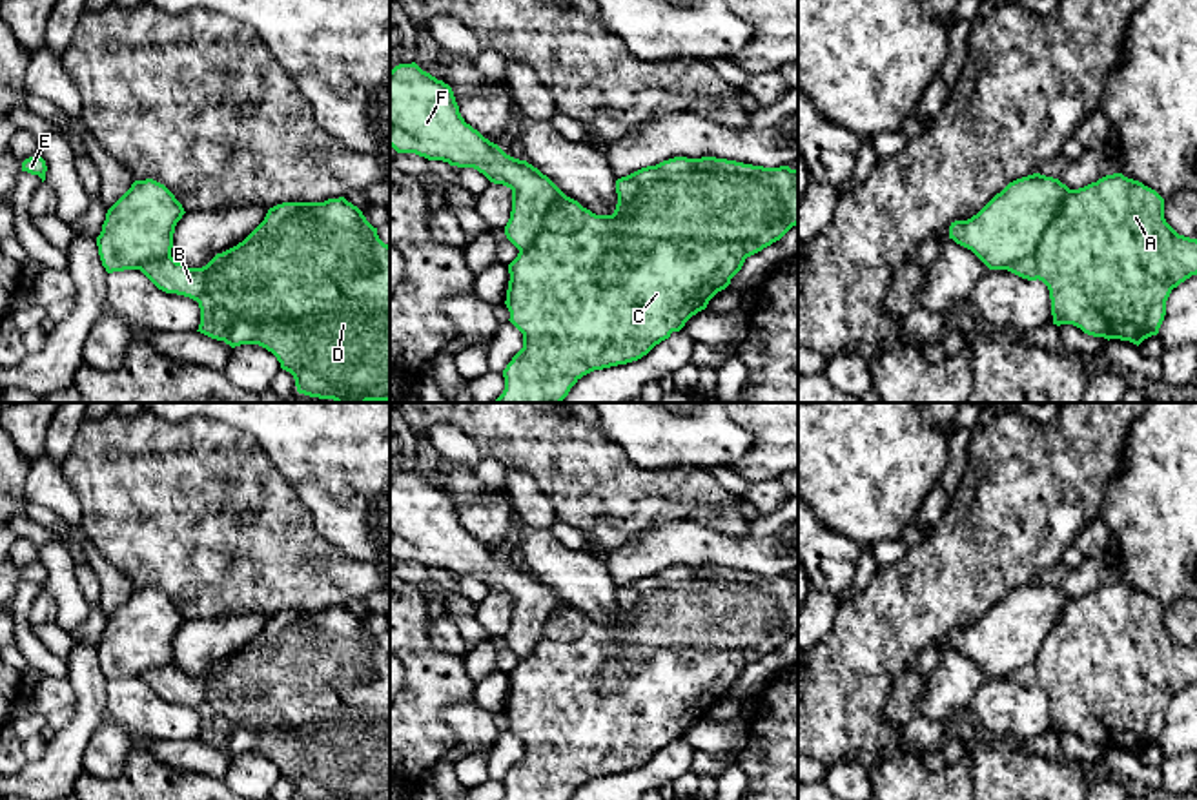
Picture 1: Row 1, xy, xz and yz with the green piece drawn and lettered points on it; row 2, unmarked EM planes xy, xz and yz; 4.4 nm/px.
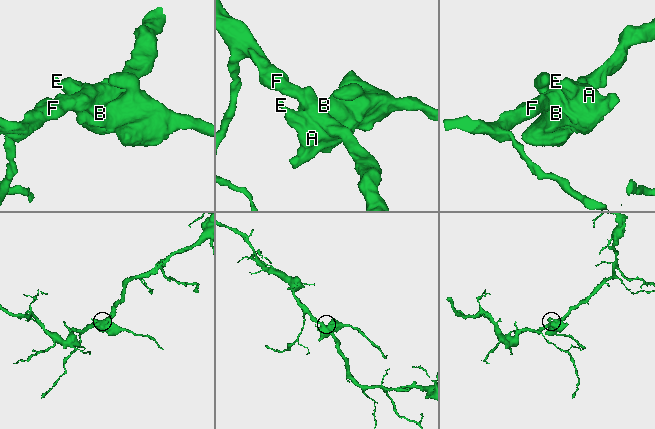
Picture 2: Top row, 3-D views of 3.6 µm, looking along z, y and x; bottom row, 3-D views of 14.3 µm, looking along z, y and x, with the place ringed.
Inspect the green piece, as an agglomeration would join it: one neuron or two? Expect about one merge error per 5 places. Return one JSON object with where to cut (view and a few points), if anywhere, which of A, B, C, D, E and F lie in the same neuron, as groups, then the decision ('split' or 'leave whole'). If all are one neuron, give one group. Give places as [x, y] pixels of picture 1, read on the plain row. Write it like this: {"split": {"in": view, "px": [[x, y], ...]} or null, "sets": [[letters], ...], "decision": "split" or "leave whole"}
{"split": {"in": "yz", "px": [[1072, 598], [1046, 636], [1037, 658], [1006, 676]]}, "sets": [["A", "B", "C", "D", "E"], ["F"]], "decision": "split"}

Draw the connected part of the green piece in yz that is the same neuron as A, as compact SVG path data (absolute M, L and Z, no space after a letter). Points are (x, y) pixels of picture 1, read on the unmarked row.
M1113 581L1071 598L1035 663L1008 680L1048 694L1053 733L1073 733L1088 744L1139 754L1159 742L1171 698L1197 683L1197 647L1179 643L1166 631L1164 607L1155 598Z

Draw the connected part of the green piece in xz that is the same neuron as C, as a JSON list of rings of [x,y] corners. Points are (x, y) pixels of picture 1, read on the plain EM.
[[[674,565],[616,589],[612,623],[596,623],[563,603],[545,625],[536,651],[508,672],[506,716],[523,742],[523,756],[503,778],[503,800],[570,800],[587,782],[627,773],[680,740],[731,692],[747,665],[780,649],[798,632],[798,578],[763,576],[727,567]]]

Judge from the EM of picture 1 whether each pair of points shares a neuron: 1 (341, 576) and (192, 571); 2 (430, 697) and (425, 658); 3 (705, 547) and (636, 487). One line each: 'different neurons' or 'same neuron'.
1: same neuron
2: same neuron
3: different neurons

